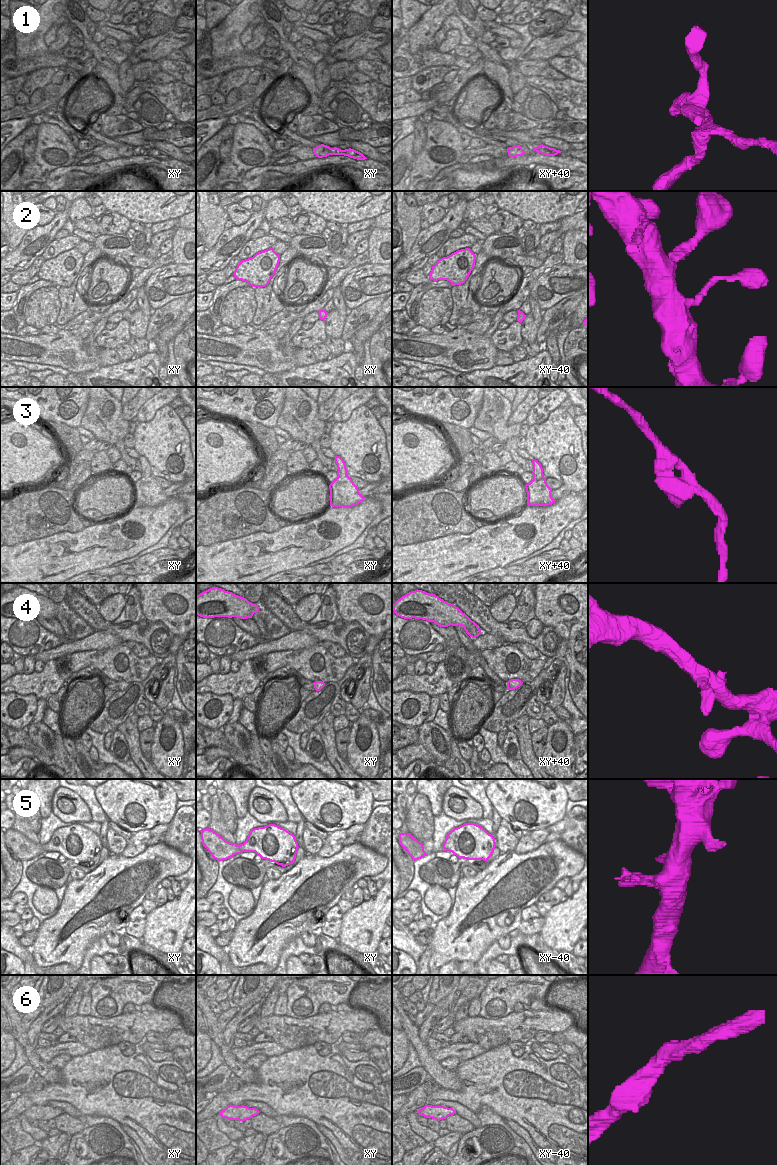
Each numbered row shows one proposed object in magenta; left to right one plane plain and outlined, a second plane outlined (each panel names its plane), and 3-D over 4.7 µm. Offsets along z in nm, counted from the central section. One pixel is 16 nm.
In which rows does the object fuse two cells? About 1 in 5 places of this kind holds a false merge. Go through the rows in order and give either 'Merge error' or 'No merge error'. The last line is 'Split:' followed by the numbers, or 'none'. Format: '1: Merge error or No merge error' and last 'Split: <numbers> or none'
1: Merge error
2: No merge error
3: No merge error
4: No merge error
5: No merge error
6: No merge error
Split: 1.

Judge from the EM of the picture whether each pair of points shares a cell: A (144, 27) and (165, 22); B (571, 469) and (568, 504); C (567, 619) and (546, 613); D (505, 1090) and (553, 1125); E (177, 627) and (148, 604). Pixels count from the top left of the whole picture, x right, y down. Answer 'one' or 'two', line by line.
A: one
B: two
C: one
D: one
E: one

